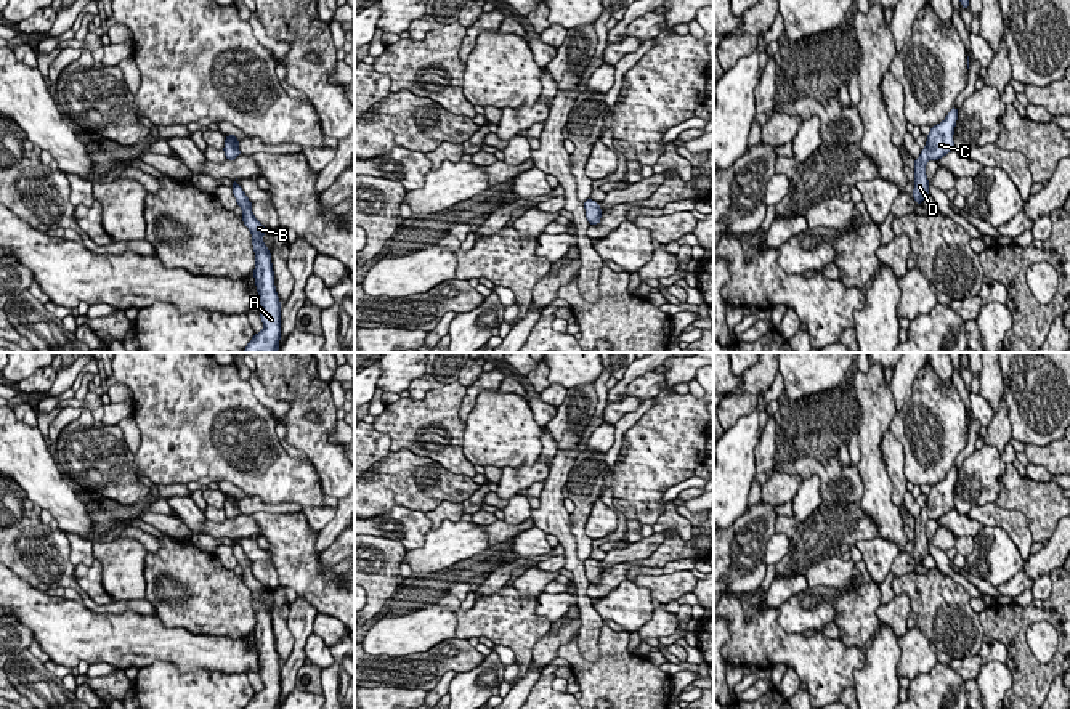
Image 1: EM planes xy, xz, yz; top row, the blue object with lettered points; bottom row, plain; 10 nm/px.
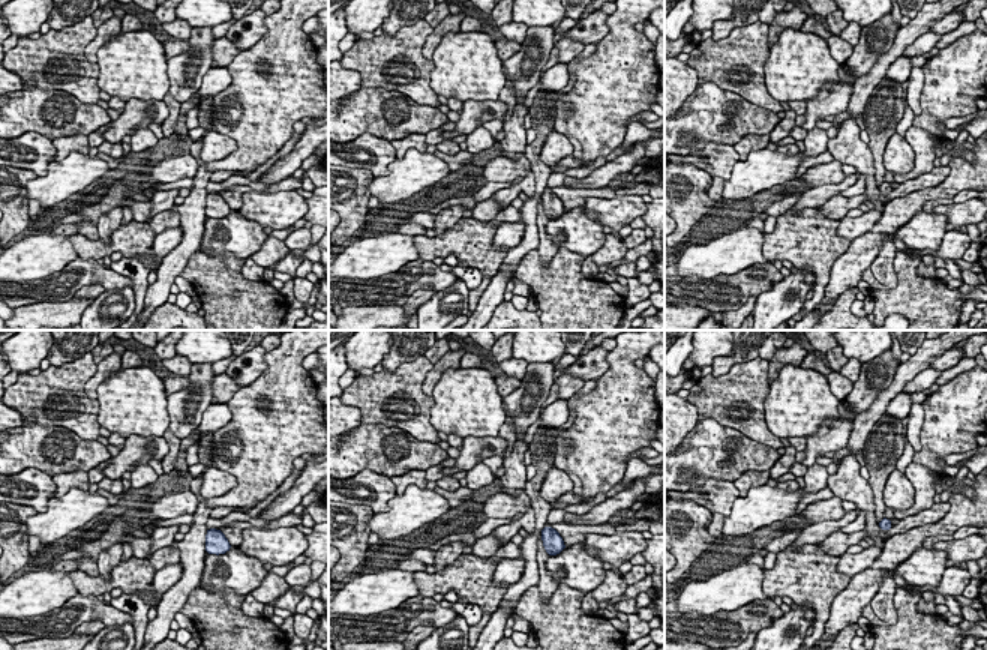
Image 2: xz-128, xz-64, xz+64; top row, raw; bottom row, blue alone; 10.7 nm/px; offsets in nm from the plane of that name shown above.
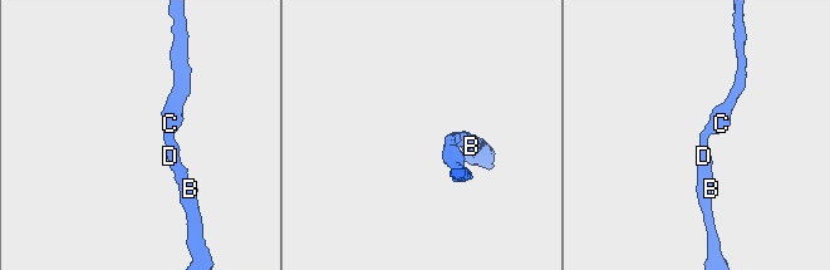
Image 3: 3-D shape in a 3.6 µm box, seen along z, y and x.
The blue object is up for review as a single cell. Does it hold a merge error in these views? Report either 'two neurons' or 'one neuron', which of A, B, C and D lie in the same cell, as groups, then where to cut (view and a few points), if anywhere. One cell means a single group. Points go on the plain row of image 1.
one neuron; groups A B C D; cut none

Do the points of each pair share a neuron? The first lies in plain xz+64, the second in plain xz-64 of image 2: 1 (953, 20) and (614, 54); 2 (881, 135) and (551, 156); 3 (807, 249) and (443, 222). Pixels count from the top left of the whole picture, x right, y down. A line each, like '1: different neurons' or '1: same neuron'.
1: different neurons
2: different neurons
3: different neurons

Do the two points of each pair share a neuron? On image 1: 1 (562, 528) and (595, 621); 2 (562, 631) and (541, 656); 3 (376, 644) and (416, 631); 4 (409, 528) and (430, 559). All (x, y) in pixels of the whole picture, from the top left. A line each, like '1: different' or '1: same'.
1: same
2: same
3: same
4: different

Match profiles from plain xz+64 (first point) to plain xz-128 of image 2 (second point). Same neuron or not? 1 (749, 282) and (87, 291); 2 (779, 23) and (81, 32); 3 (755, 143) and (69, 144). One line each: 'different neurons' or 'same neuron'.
1: different neurons
2: different neurons
3: same neuron

